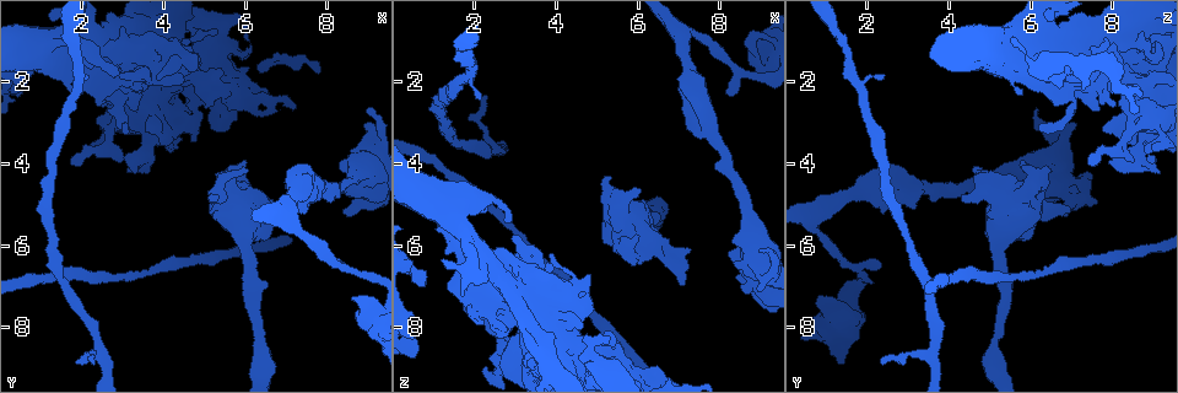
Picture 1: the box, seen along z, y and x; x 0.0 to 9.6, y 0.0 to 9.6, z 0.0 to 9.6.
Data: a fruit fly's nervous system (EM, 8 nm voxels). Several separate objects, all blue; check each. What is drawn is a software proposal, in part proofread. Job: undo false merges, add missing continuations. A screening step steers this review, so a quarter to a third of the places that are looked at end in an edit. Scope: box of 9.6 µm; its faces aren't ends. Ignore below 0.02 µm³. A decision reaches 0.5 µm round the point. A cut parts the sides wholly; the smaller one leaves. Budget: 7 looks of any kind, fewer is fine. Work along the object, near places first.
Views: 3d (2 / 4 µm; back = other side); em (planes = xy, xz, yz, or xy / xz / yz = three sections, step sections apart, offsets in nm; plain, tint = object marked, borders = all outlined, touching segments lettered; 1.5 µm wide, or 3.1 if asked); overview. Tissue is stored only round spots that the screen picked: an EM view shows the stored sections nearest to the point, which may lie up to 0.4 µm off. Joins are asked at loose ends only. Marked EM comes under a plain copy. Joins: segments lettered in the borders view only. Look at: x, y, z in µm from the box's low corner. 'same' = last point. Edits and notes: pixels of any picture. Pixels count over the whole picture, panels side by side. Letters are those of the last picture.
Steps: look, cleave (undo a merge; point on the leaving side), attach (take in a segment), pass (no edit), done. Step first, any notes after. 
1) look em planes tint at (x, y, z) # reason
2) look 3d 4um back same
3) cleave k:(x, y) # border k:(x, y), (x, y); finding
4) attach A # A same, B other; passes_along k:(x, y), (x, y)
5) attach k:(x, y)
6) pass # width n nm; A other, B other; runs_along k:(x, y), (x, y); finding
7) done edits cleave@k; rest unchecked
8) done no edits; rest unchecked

look em xz step 4 borders at (2.90, 1.85, 5.35) # an open end

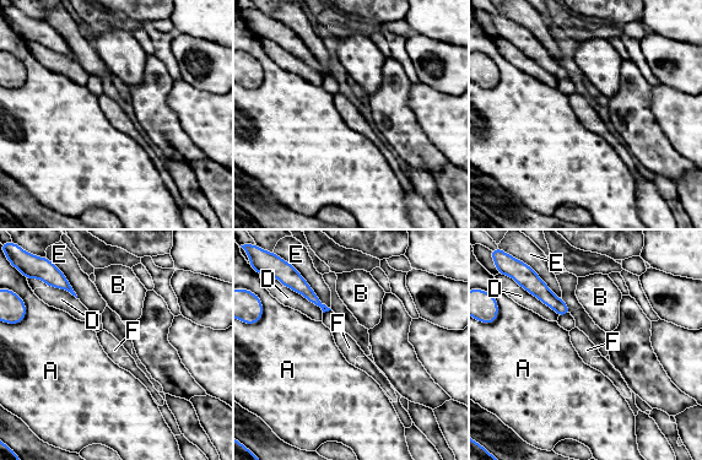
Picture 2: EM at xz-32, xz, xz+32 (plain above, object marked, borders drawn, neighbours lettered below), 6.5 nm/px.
look em planes borders same

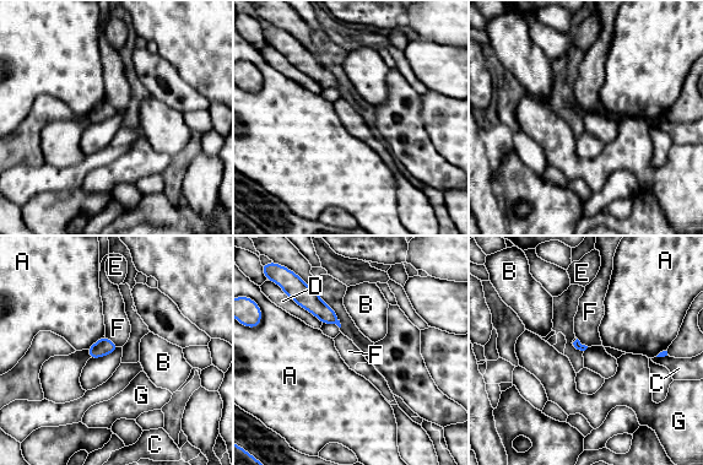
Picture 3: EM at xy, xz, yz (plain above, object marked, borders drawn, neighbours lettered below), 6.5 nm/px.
pass # longest_contact D 240 nm; A other, B other, C other, D other, E other, F other, G other; none of them fits

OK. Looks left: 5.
look 3d 4um at (4.90, 1.55, 6.65) # an open end

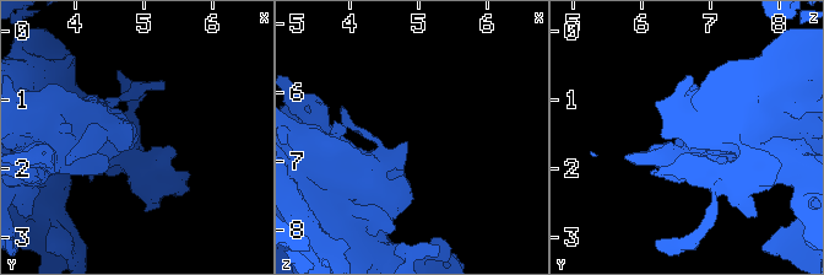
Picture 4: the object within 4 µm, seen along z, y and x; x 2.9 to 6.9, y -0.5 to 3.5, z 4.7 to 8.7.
look em planes tint at (4.85, 1.50, 6.70) # need the tissue

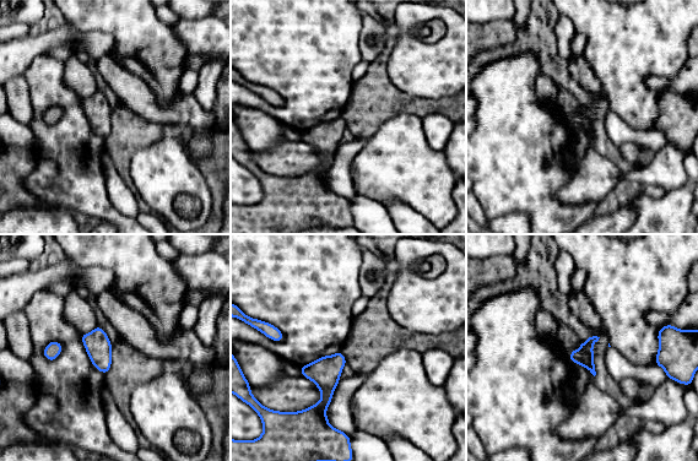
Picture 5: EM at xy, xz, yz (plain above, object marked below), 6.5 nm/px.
look em planes borders same # what lies round it

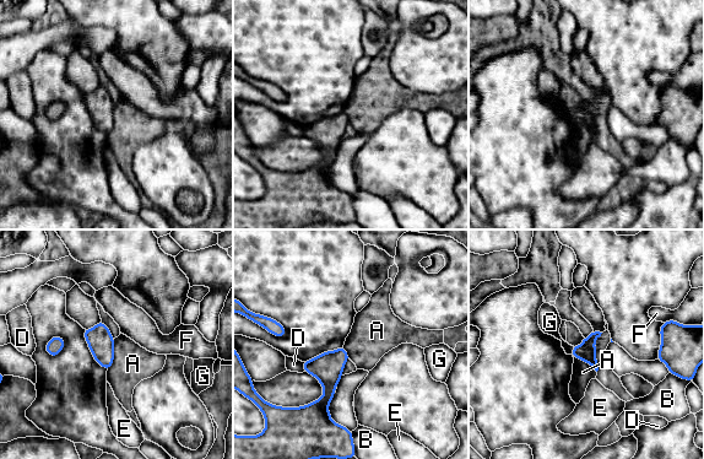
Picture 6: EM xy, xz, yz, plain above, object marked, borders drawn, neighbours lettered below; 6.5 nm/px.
pass # A other, B other, D other, E other, F other, G other; border 6:(573, 346), (570, 354); no lettered segment goes on from it

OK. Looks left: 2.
done no edits; rest unchecked

